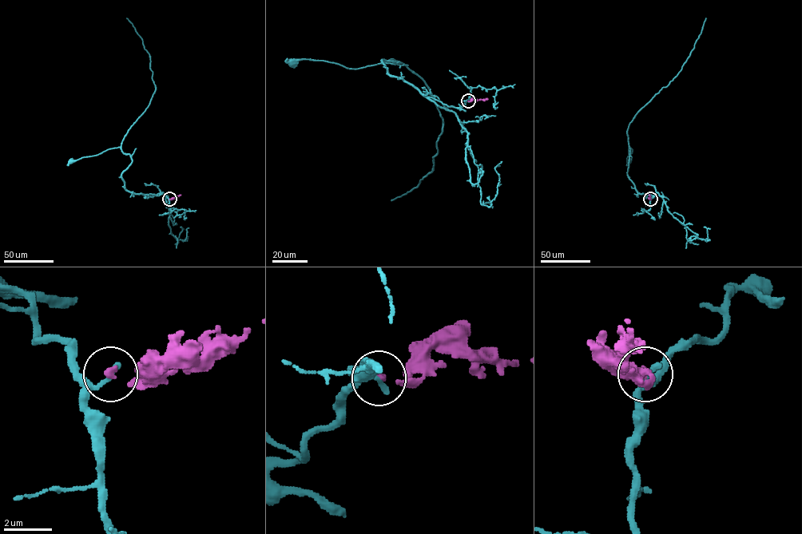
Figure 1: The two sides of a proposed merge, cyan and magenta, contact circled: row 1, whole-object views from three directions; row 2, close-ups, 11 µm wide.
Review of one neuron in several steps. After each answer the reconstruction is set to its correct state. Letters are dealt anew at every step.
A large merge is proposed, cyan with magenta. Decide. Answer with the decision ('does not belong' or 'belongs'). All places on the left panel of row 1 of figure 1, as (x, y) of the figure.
does not belong

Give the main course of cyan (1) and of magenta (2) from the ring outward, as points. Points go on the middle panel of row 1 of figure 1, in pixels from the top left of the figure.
1: (468, 101), (457, 108), (426, 96), (392, 77), (383, 60), (399, 62), (356, 69), (323, 61), (291, 61)
2: (468, 101), (488, 99)

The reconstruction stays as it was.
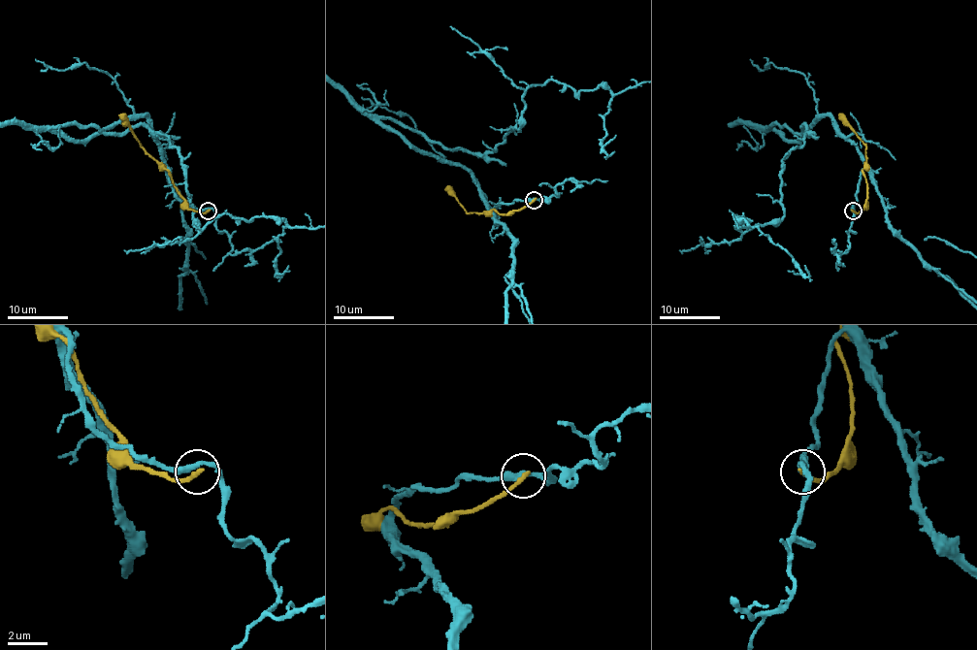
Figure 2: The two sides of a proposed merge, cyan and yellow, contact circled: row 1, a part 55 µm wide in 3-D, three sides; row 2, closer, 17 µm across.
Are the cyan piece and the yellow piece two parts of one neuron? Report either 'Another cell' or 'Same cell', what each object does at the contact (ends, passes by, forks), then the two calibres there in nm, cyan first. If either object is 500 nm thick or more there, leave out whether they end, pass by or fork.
Another cell. At the ring cyan passes by. At the ring yellow ends. Thickness 300 nm (cyan) against 240 nm

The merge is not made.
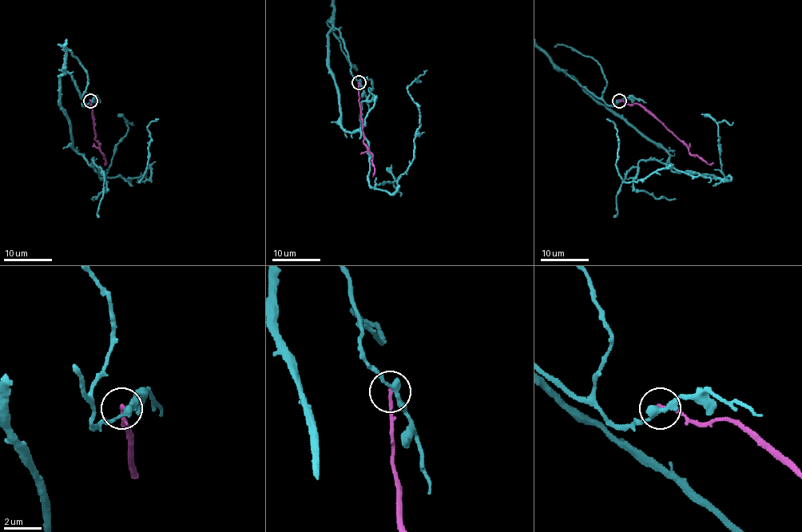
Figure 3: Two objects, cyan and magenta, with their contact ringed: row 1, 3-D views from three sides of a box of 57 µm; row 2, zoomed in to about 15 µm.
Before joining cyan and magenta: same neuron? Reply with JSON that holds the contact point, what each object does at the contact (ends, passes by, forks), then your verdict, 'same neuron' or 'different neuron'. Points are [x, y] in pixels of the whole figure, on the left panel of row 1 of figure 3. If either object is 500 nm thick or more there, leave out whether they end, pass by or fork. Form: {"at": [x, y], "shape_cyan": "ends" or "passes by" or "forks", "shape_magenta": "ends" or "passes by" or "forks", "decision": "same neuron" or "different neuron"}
{"at": [90, 101], "shape_cyan": "passes by", "shape_magenta": "ends", "decision": "different neuron"}

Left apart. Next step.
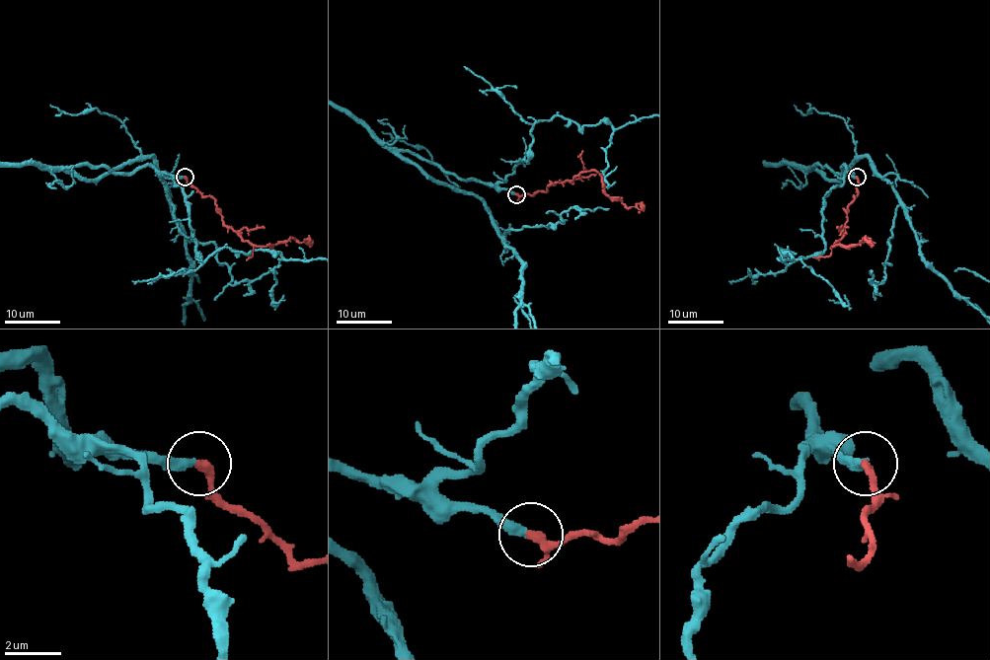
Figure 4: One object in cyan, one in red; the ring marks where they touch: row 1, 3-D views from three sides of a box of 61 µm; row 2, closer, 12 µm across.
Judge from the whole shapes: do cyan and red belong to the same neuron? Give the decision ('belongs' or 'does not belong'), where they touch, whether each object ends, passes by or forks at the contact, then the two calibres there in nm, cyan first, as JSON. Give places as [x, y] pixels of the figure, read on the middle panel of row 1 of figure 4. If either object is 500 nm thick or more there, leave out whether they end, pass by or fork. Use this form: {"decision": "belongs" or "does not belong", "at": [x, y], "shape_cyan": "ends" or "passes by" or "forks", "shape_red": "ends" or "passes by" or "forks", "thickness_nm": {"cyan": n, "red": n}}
{"decision": "belongs", "at": [516, 194], "shape_cyan": "ends", "shape_red": "ends", "thickness_nm": {"cyan": 340, "red": 300}}

